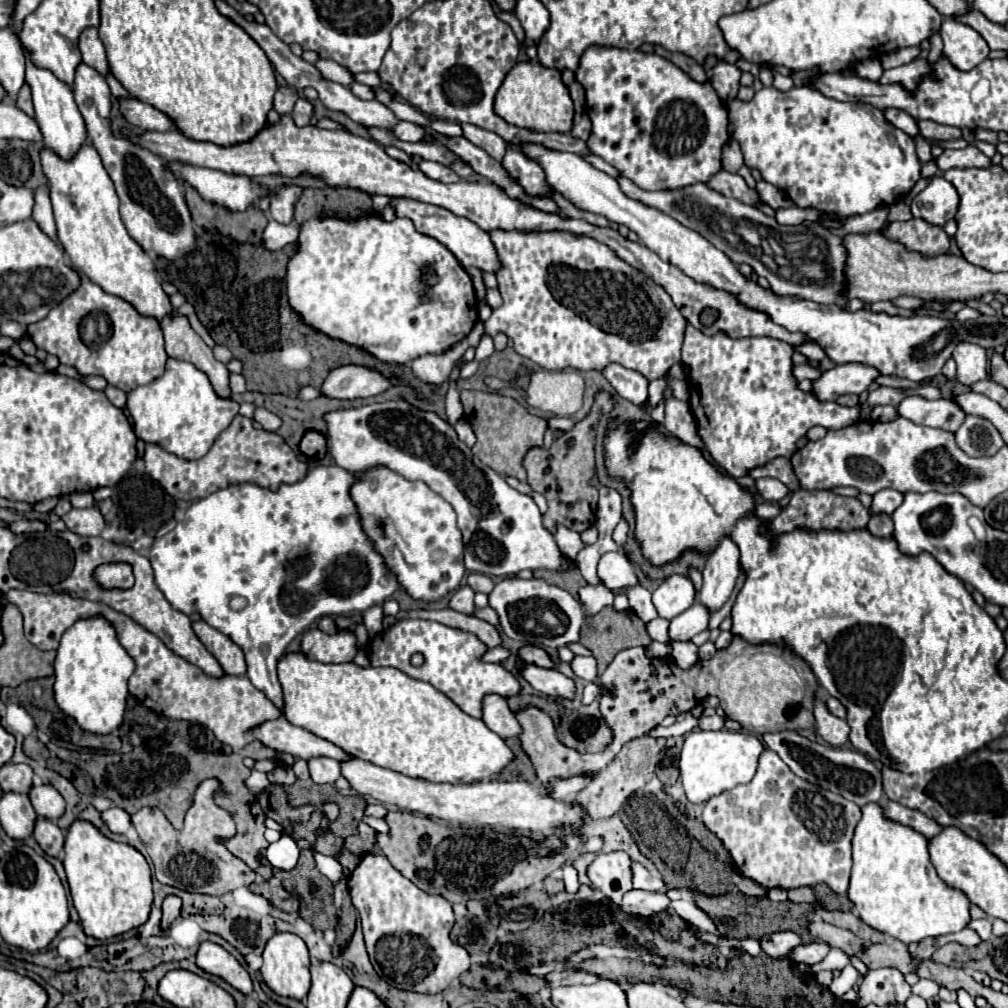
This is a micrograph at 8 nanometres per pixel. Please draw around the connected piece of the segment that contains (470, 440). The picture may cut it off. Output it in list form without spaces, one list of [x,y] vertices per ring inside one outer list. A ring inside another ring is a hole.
[[[460,419],[458,423],[456,423],[456,427],[454,427],[454,431],[456,431],[456,435],[458,435],[458,439],[464,443],[464,445],[468,445],[468,447],[472,447],[474,443],[476,443],[476,437],[474,437],[474,431],[472,431],[472,427],[470,427],[470,423],[468,421],[464,421],[464,419]]]

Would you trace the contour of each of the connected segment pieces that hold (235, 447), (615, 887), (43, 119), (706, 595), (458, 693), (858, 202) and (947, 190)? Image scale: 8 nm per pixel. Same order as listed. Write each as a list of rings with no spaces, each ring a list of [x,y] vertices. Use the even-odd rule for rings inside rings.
[[[236,415],[232,419],[232,423],[218,435],[214,445],[202,459],[186,461],[174,457],[172,453],[166,453],[164,449],[158,449],[158,445],[146,445],[144,465],[146,465],[146,473],[154,481],[158,481],[170,497],[182,501],[208,497],[210,493],[224,489],[234,481],[242,481],[242,483],[250,481],[268,489],[278,489],[278,485],[282,483],[292,485],[294,481],[300,481],[308,471],[308,463],[300,461],[280,435],[272,431],[256,429],[252,425],[252,419],[242,415]]]
[[[624,851],[598,855],[588,867],[588,877],[612,903],[622,903],[624,893],[632,889],[630,857]]]
[[[26,53],[26,83],[32,87],[32,97],[34,97],[34,109],[36,109],[36,121],[44,133],[44,145],[58,155],[64,161],[70,161],[76,157],[78,149],[88,141],[88,131],[86,131],[86,123],[82,113],[78,111],[76,103],[74,103],[74,95],[72,89],[60,81],[54,73],[46,71],[46,69],[38,69],[36,65],[32,65],[30,55]]]
[[[726,537],[720,547],[706,559],[706,567],[702,571],[704,585],[700,589],[700,603],[716,613],[732,595],[736,579],[740,575],[738,565],[738,547]]]
[[[396,621],[388,629],[372,637],[368,651],[372,667],[394,667],[406,673],[408,677],[426,681],[434,685],[438,691],[442,691],[448,699],[452,699],[464,713],[476,719],[482,717],[482,699],[488,693],[500,695],[502,699],[510,699],[522,693],[522,685],[512,673],[508,673],[502,665],[482,661],[482,655],[488,651],[488,647],[474,633],[454,629],[436,621]],[[414,653],[420,653],[424,657],[424,663],[420,667],[414,667],[410,663]]]
[[[794,85],[790,91],[764,87],[756,91],[752,101],[734,99],[728,105],[728,133],[740,143],[744,165],[758,169],[762,179],[782,189],[796,207],[814,207],[840,217],[862,215],[900,201],[920,179],[922,163],[916,157],[914,141],[894,129],[880,109],[866,103],[840,103],[810,87]]]
[[[934,175],[930,183],[912,199],[912,215],[924,219],[930,225],[944,227],[946,221],[954,219],[958,211],[958,191],[944,177]]]

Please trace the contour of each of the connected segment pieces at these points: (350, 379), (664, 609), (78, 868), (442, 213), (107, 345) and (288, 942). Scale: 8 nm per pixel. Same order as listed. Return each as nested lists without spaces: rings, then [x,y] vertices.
[[[346,365],[338,367],[328,373],[324,383],[320,385],[320,391],[324,397],[340,399],[340,401],[354,401],[364,397],[374,397],[386,387],[396,385],[396,377],[384,377],[378,371],[370,371],[360,365]]]
[[[674,575],[660,583],[660,587],[652,593],[652,603],[660,617],[672,619],[686,611],[694,603],[694,585],[688,577]]]
[[[74,821],[66,833],[64,851],[72,903],[86,935],[104,941],[148,921],[152,907],[150,867],[134,847],[104,837],[88,821]]]
[[[394,197],[388,201],[388,205],[394,209],[396,217],[412,219],[412,223],[416,225],[416,229],[422,235],[428,235],[428,237],[436,239],[438,243],[442,243],[458,259],[458,263],[462,267],[474,265],[488,273],[494,273],[498,269],[498,257],[494,257],[494,247],[490,245],[490,237],[486,237],[486,231],[478,229],[478,225],[474,225],[472,221],[466,221],[464,217],[454,217],[454,213],[450,213],[448,209],[442,209],[438,205],[428,205],[428,203],[404,199],[404,197]]]
[[[80,275],[80,287],[52,307],[42,321],[28,325],[26,335],[38,349],[56,355],[60,363],[74,367],[82,375],[100,375],[108,385],[126,393],[158,379],[168,359],[160,325],[154,319],[138,315],[138,311],[120,297],[104,293],[86,275]]]
[[[276,933],[264,949],[264,963],[262,963],[262,979],[264,983],[282,997],[292,997],[302,1001],[310,991],[310,957],[304,941],[292,933]]]

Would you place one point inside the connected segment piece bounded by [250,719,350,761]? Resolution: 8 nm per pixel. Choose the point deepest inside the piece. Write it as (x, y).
(278, 734)

